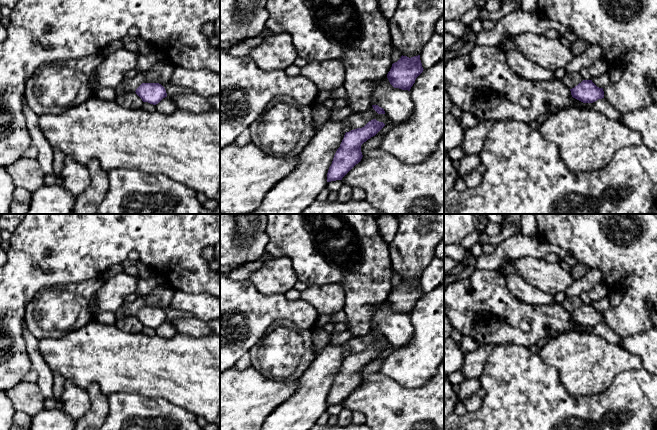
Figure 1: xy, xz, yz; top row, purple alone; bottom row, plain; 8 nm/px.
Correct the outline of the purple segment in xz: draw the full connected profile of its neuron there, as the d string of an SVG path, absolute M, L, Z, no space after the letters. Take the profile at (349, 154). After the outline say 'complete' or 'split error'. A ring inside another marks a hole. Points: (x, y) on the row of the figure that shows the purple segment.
M373 119L362 128L346 132L329 167L327 182L342 180L361 161L363 157L361 145L375 136L384 126L383 122Z; complete

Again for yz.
M583 80L570 91L573 98L583 103L593 103L604 98L603 88L597 87L592 80Z; complete

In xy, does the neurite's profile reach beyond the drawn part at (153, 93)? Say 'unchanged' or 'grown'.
unchanged

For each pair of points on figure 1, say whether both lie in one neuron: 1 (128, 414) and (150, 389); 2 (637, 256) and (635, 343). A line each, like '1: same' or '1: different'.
1: different
2: different

